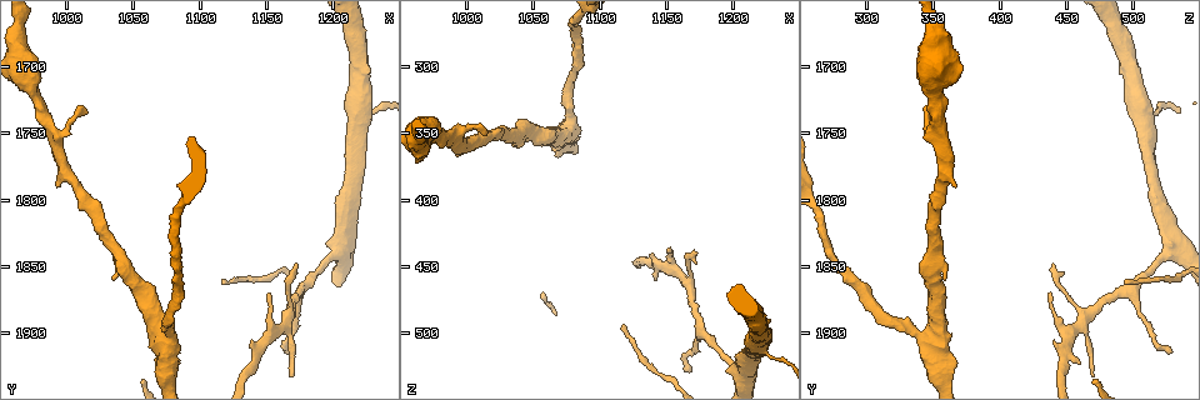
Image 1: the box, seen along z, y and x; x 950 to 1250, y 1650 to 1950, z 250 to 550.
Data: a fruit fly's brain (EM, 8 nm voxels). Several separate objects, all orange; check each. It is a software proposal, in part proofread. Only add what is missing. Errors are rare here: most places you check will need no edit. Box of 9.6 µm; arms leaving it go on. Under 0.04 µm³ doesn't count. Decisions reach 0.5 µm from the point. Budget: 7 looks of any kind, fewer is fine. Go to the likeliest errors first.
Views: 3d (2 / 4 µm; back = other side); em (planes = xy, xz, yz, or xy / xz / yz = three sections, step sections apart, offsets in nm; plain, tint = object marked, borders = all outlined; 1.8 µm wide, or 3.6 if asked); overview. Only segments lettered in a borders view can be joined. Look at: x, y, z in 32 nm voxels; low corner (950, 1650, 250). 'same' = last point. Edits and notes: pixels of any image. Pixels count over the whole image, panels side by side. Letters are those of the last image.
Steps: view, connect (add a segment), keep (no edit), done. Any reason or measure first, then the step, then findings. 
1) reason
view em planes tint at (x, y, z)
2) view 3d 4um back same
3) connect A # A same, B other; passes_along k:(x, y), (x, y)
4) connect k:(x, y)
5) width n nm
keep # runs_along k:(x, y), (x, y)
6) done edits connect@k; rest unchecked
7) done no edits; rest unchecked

an open end
view em planes tint at (1014, 1734, 348)

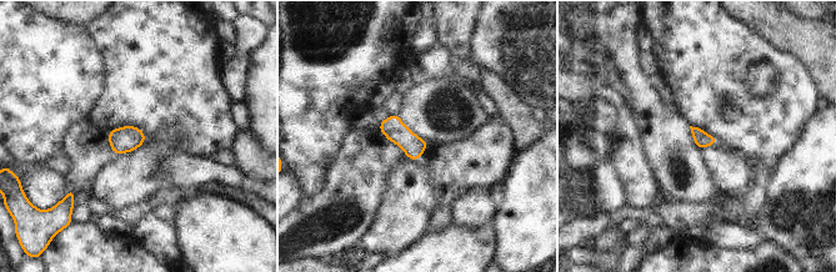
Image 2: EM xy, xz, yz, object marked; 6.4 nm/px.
what lies round it
view em planes borders same

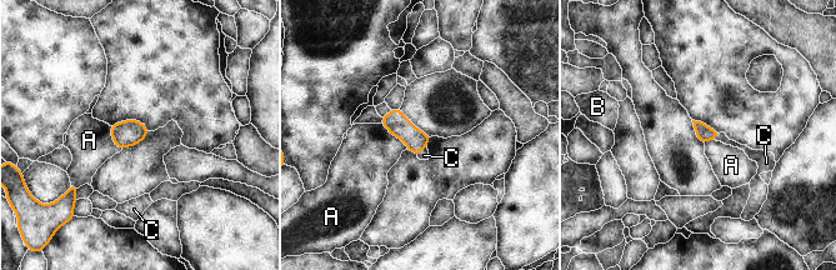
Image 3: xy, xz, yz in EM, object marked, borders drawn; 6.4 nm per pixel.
longest_contact A 240 nm
connect C # A other, B other, C same; it goes on there

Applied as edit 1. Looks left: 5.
redraw
view overview

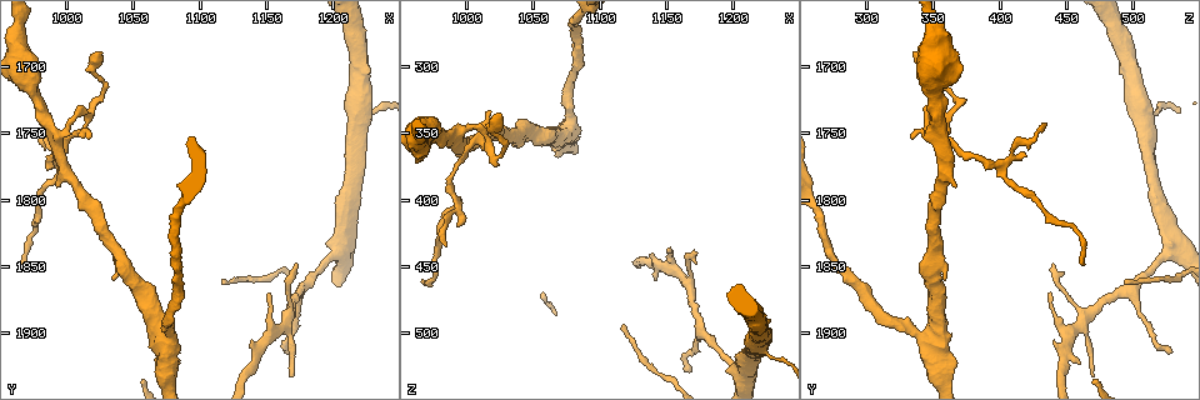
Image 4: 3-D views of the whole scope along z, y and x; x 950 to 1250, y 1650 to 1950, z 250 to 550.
free end
view em xz step 16 tint at (1036, 1858, 358)

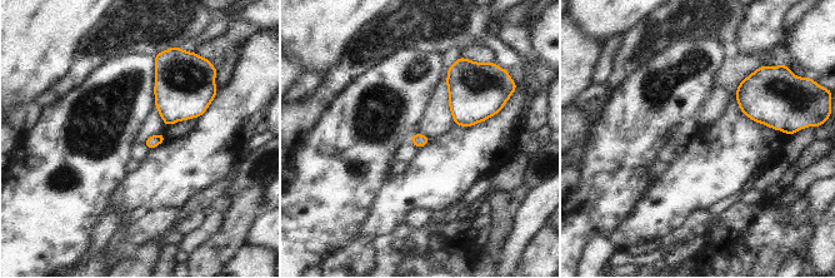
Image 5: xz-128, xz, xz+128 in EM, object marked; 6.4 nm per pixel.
cut it another way
view em planes borders same

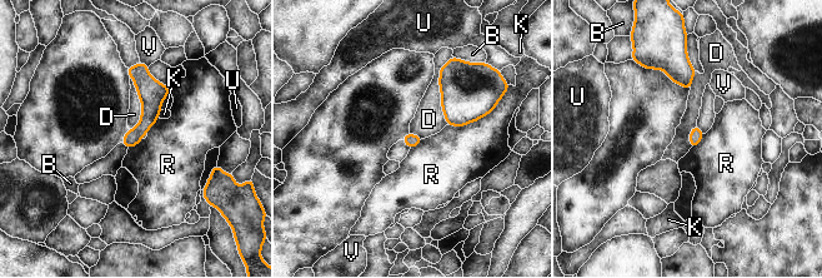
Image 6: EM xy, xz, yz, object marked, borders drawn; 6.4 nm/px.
keep # B other, D other, K other, R other, U other, V other; border 6:(450, 59), (439, 78), (447, 124); no lettered segment goes on from it

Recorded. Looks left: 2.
branch stops here
view em xz step 8 borders at (994, 1766, 420)

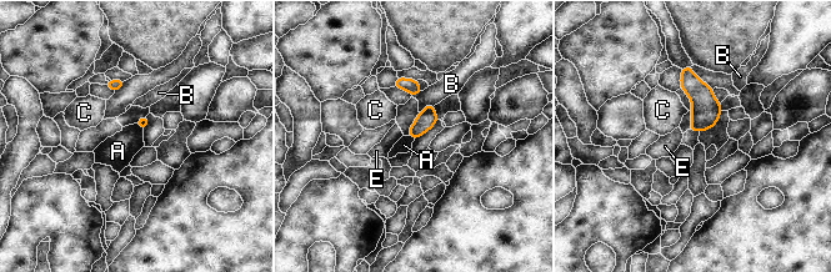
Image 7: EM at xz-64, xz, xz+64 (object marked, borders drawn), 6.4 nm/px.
keep # A other, B other, C other, E other; none of them fits

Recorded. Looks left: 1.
done edits connect@3; rest unchecked

